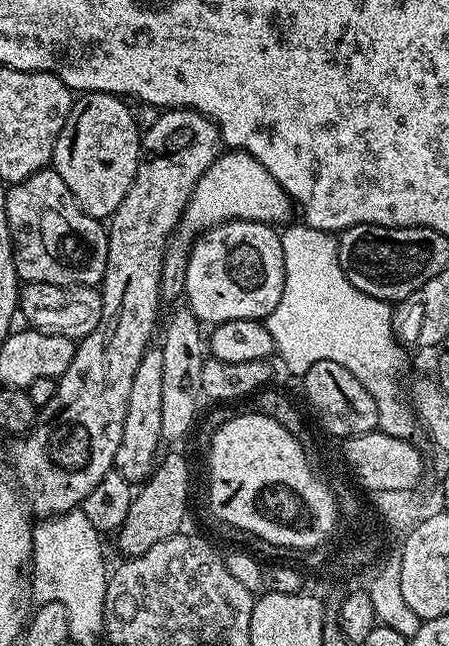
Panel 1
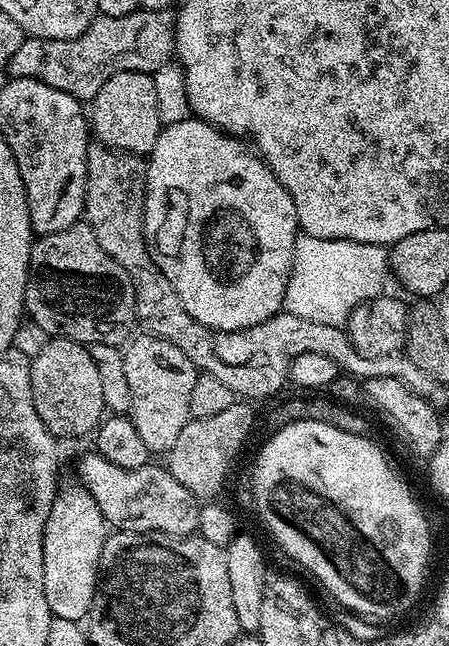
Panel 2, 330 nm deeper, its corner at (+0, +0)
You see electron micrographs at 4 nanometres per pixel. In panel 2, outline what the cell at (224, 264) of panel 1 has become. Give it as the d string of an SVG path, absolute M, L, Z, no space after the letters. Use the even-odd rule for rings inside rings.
M189 118L182 122L163 125L158 134L158 142L154 142L154 150L146 157L144 169L144 237L148 243L148 249L153 262L166 274L174 294L186 306L186 314L194 318L202 326L210 326L214 330L233 332L250 326L258 326L266 322L266 318L275 316L284 307L284 295L292 269L294 258L294 246L298 239L298 225L296 211L294 210L294 198L274 178L274 174L268 169L268 165L260 159L259 155L243 139L231 134L226 134L223 128L215 128L199 118Z

